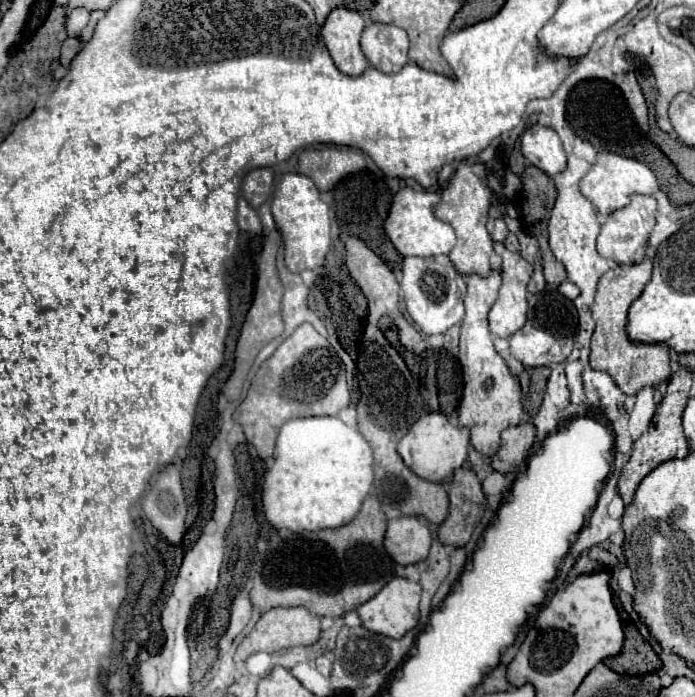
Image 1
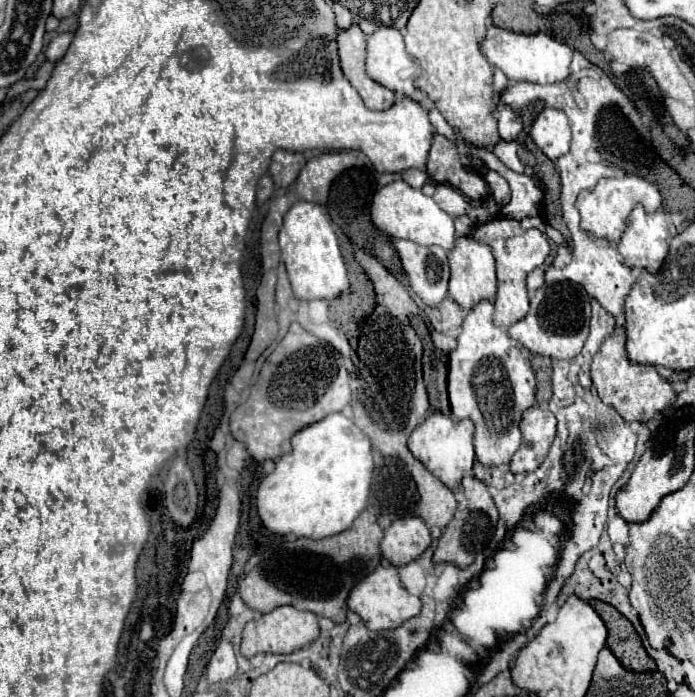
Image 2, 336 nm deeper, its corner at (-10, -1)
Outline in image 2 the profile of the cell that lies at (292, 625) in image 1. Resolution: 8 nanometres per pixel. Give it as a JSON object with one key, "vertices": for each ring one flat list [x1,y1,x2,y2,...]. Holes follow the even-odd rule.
{"vertices":[[283,605,283,607,275,607,269,613,263,613,259,619,249,621,245,625,241,639,241,655,249,659,257,653,291,653,295,649,313,643,317,637,319,637,319,623,315,613,299,611,293,605]]}

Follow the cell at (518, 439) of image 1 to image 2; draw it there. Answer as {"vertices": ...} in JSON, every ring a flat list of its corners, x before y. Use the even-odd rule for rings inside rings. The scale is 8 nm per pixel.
{"vertices":[[533,405,523,413,521,421,523,445,511,459,513,473,529,473,543,463,555,439,555,427,557,419,549,409]]}

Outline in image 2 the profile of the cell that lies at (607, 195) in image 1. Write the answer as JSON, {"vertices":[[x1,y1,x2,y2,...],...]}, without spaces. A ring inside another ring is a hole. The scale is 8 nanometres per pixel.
{"vertices":[[625,175,619,179,601,179,593,189,587,189,587,191,579,193,579,197,577,197,577,209,581,213,581,229,599,239,619,241,619,237,623,235,627,217,635,205,643,205,647,209,647,213,657,211,661,207,659,189,653,183,649,183,637,175]]}

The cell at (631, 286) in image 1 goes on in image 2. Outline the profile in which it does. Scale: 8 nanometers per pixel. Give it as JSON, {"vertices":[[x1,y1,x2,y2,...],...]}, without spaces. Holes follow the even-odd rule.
{"vertices":[[615,329,601,345,599,353,595,355,591,363,591,379,593,385,605,405,611,405,623,421,639,421,649,423,655,413,665,409,673,399,675,391,671,389,671,383,665,381,653,365,635,365,627,359,625,353,625,329]]}

